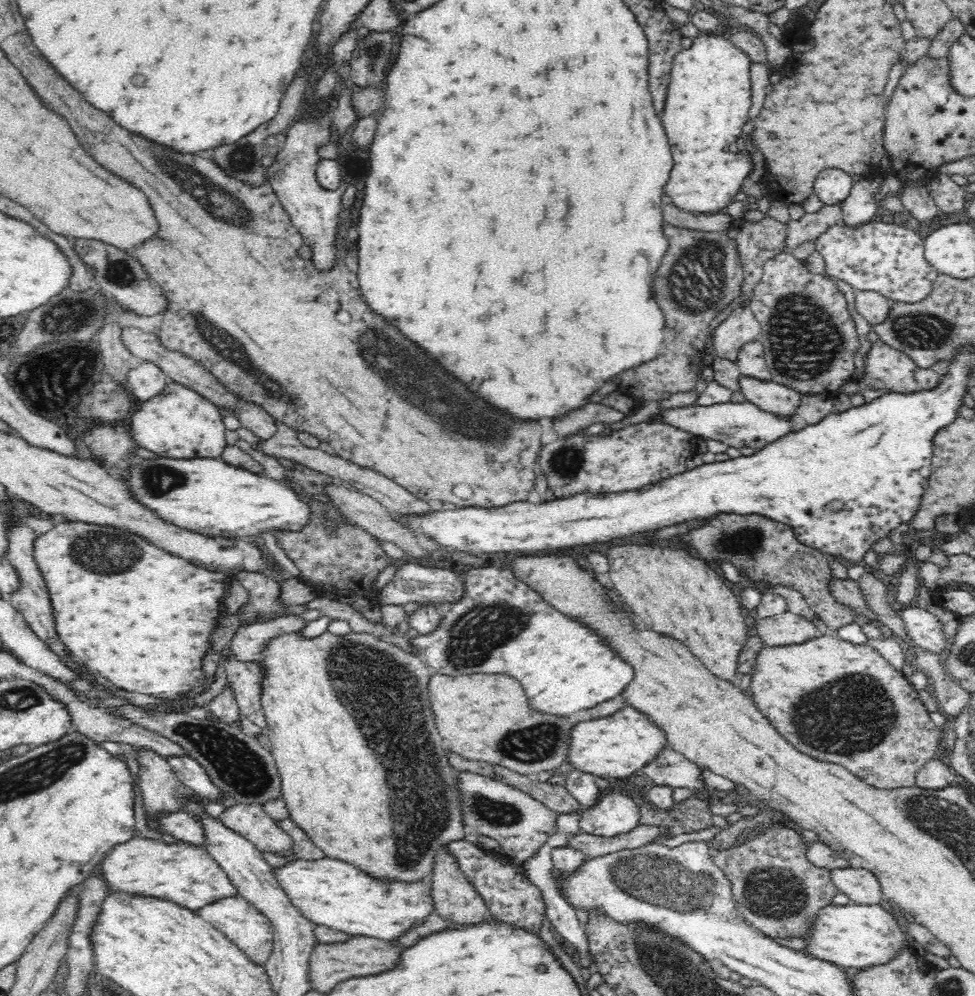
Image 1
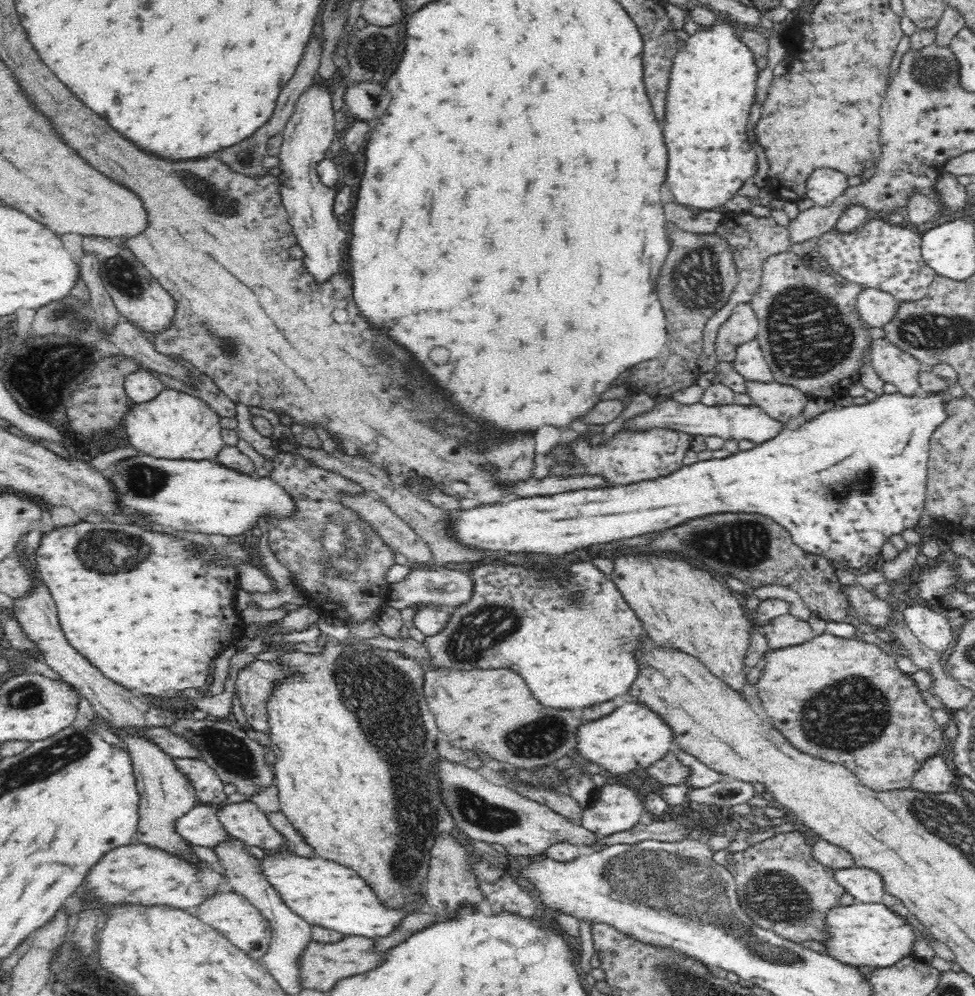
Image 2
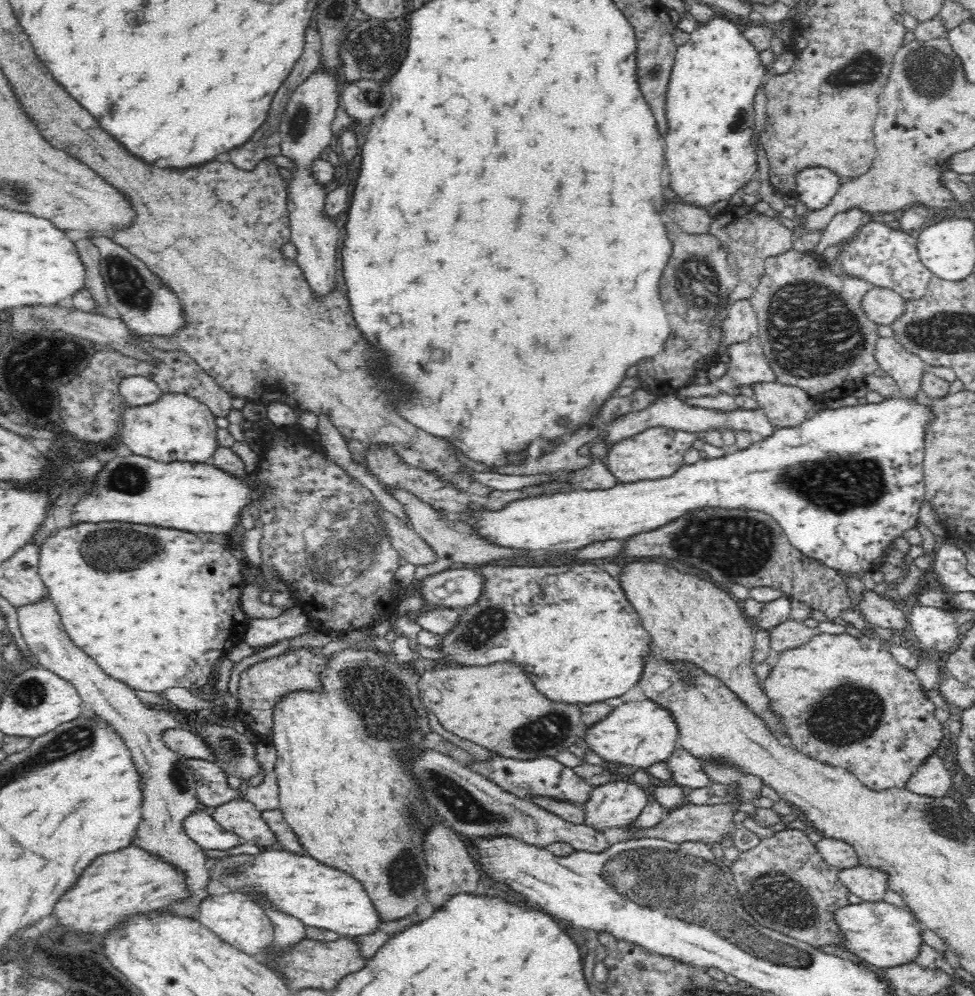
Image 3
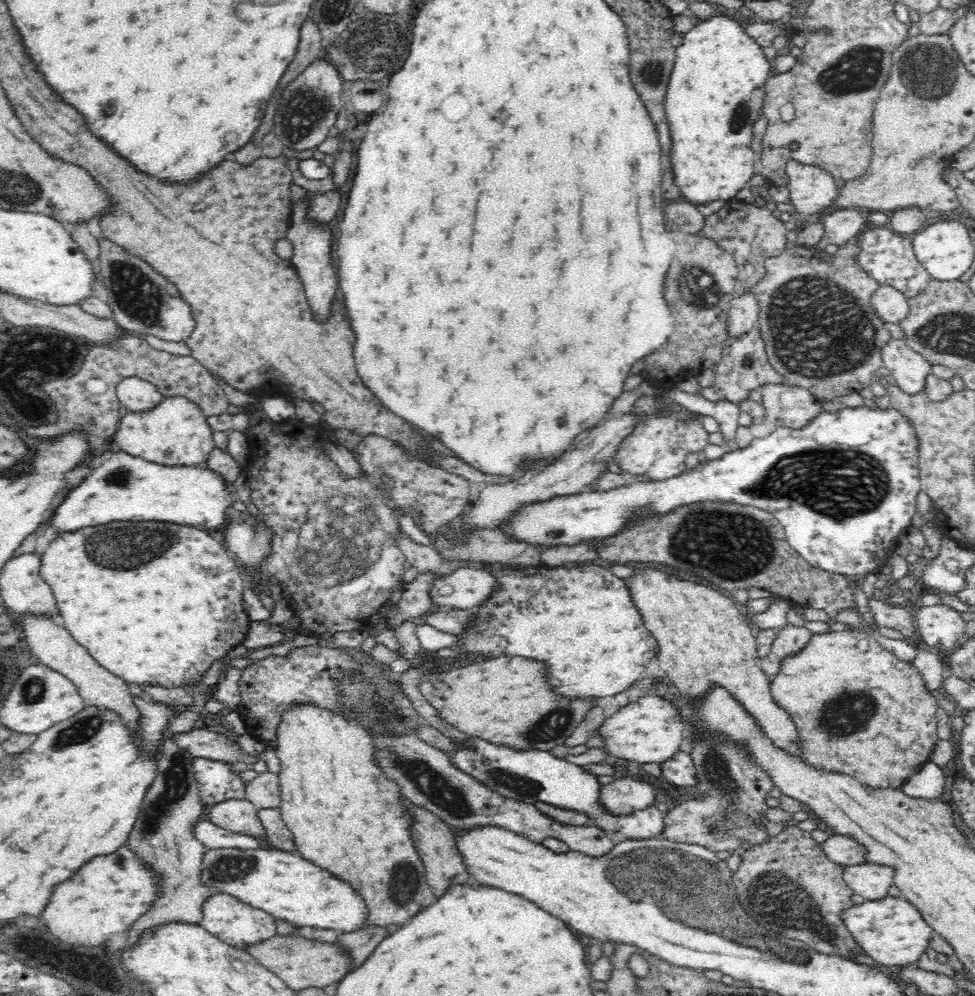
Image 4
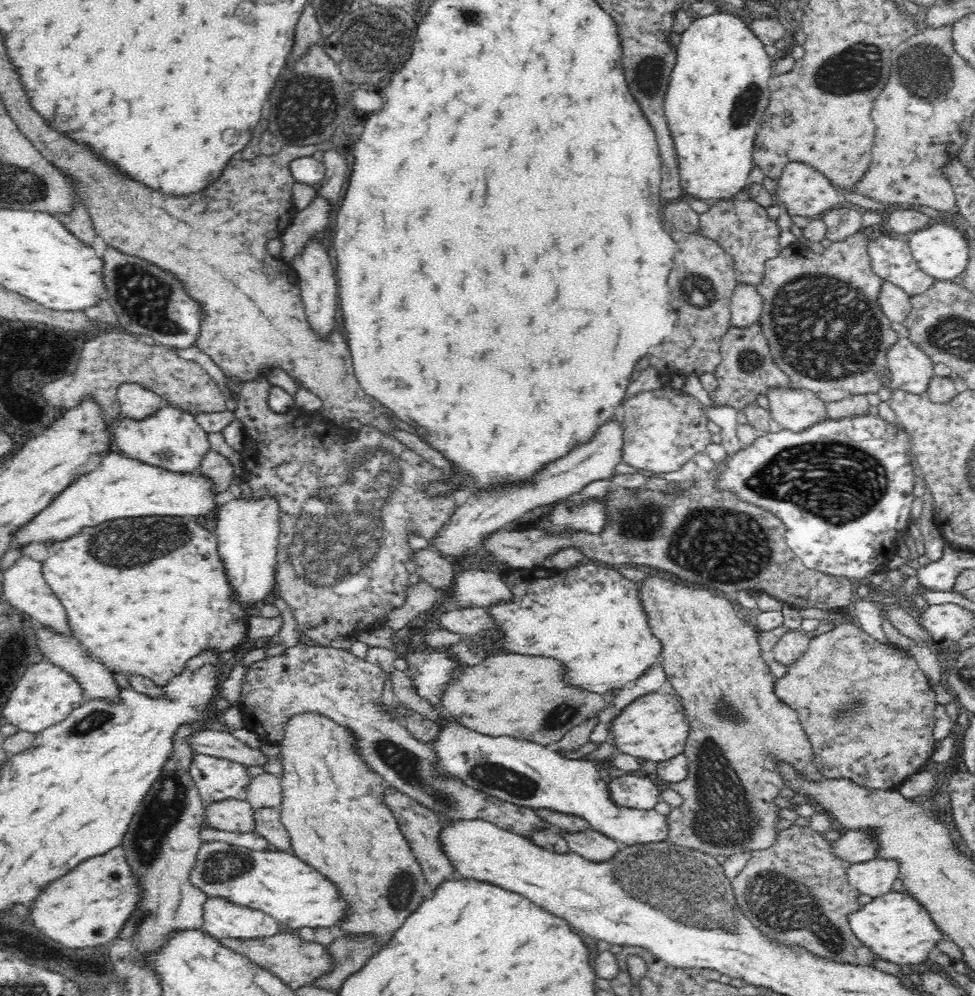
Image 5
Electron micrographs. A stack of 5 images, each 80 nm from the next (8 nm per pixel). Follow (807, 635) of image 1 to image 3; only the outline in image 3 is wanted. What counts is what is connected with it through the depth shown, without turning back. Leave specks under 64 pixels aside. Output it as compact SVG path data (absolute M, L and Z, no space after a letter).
M792 618L769 629L771 649L782 653L804 646L817 633L816 630Z

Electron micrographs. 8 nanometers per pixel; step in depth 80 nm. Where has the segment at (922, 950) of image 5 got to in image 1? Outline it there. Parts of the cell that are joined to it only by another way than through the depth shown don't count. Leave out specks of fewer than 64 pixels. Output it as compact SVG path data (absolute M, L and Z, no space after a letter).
M830 904L818 912L811 934L804 938L806 952L844 969L864 970L892 963L910 945L906 930L894 918L894 914L879 904Z

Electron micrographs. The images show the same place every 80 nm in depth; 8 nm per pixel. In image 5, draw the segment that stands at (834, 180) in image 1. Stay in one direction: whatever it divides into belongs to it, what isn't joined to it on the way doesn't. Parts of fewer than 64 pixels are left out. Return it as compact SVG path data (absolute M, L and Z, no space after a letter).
M790 162L782 168L781 173L775 178L776 188L772 194L772 202L785 210L788 216L814 216L844 204L838 190L821 173L814 172L814 168L798 162Z

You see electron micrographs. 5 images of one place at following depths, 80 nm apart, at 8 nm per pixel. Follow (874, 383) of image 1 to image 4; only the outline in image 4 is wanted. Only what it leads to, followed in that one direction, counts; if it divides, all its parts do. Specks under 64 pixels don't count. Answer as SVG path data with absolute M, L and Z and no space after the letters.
M905 338L892 339L881 349L882 360L895 384L904 392L915 395L925 390L932 365L922 353L914 351Z

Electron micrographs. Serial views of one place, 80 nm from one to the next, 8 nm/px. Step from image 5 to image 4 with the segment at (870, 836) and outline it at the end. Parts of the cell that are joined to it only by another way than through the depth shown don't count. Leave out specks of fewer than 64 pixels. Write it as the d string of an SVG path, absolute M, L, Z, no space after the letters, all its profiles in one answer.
M832 835L821 845L830 860L836 863L852 866L866 862L866 846L850 835Z

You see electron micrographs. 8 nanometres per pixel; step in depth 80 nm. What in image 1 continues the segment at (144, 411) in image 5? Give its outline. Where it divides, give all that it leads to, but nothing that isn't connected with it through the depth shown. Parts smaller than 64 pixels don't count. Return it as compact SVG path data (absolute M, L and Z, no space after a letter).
M140 361L136 368L127 372L125 382L132 399L139 404L160 394L168 378L158 367L146 361Z

